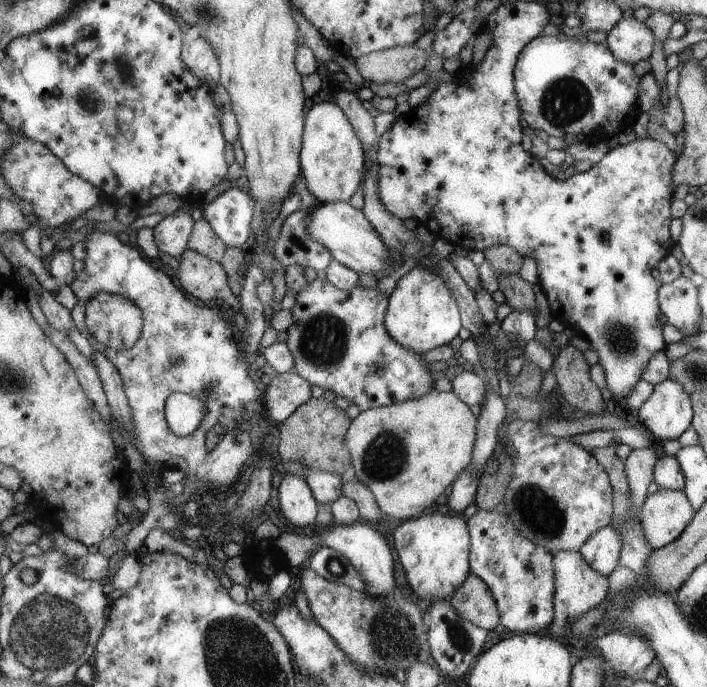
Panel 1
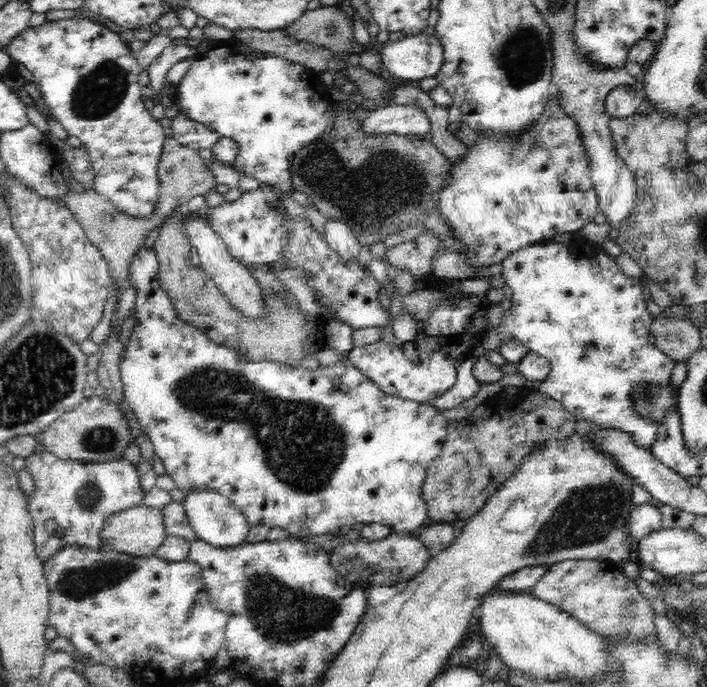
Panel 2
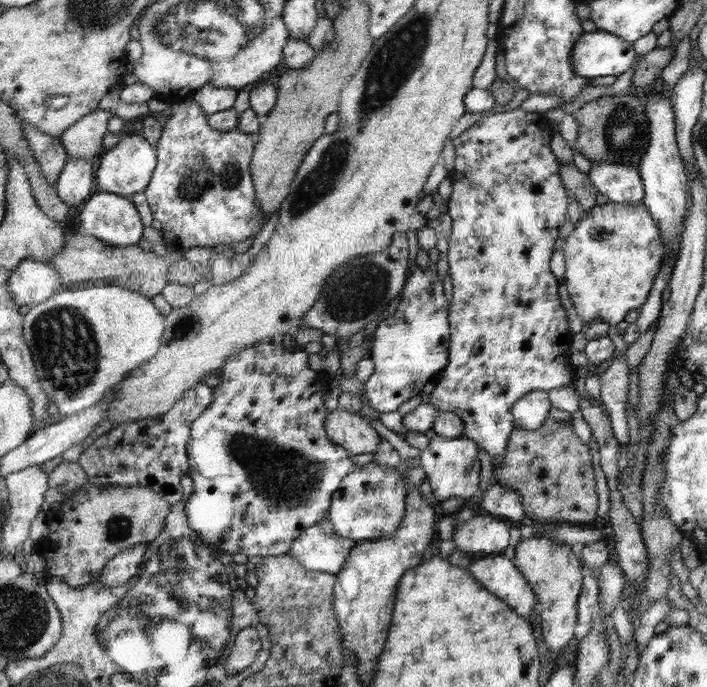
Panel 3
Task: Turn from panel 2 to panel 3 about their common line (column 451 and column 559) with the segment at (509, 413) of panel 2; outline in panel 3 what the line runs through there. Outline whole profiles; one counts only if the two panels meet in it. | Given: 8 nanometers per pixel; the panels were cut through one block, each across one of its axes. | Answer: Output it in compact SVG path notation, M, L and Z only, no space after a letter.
M548 417L536 430L515 428L507 444L502 466L494 467L496 483L519 491L528 518L542 525L592 522L598 510L596 480L592 474L592 454L570 428Z

